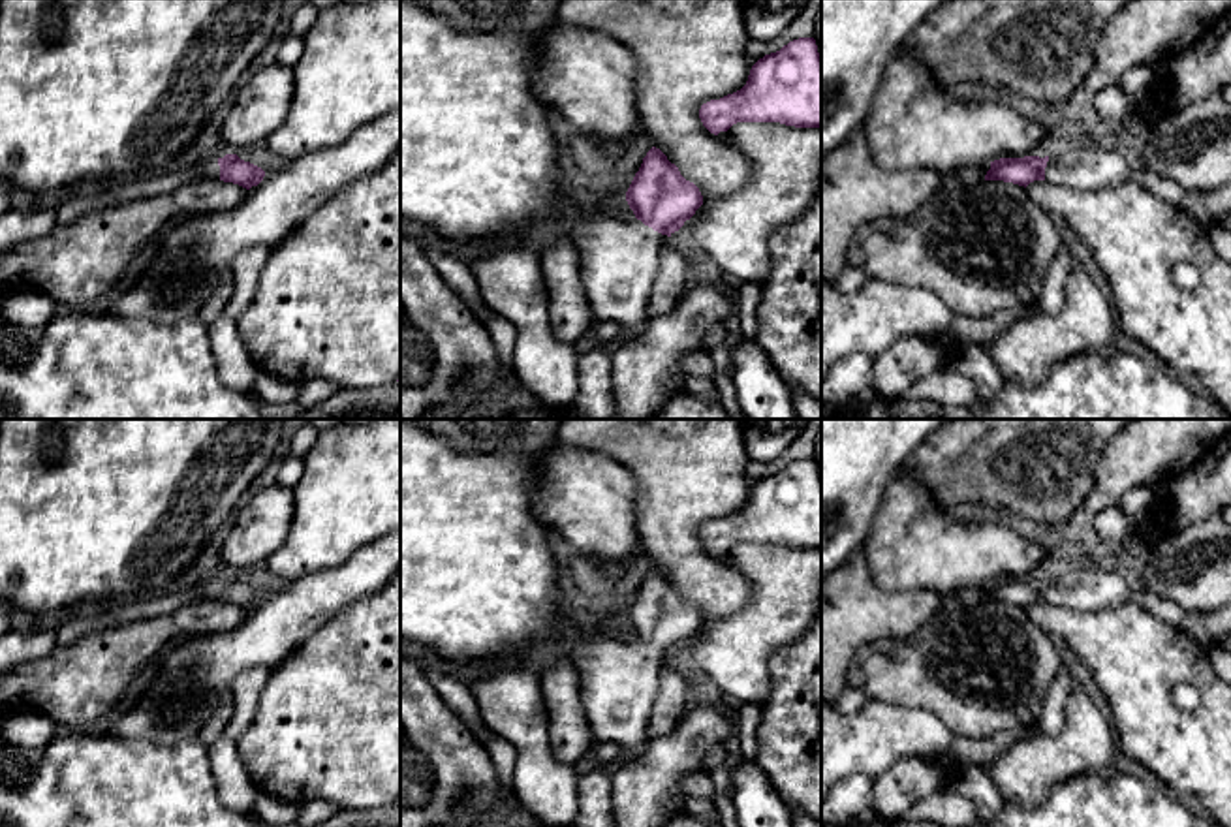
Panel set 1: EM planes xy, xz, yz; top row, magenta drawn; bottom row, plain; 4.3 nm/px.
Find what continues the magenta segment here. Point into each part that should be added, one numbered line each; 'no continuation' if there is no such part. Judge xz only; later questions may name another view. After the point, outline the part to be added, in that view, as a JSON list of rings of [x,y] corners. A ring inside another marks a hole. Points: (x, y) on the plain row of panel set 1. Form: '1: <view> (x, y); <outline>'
1: xz (619, 677); [[[586,632],[564,652],[579,673],[581,701],[596,742],[618,744],[624,761],[639,757],[648,744],[647,727],[667,656],[637,639]]]

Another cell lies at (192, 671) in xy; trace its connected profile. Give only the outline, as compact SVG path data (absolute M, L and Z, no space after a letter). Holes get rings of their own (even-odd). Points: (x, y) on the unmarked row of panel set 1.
M400 530L366 543L336 568L265 594L233 630L169 641L152 662L152 684L109 735L154 744L195 739L241 673L274 669L340 609L382 592L398 570Z

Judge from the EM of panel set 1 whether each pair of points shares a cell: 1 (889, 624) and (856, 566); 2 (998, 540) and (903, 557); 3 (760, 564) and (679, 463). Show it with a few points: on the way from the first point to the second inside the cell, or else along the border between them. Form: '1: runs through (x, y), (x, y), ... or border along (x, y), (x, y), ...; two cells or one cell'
1: runs through (874, 609), (856, 591), (856, 581); one cell
2: runs through (974, 553), (927, 553); one cell
3: border along (726, 557), (748, 581), (752, 596); two cells

